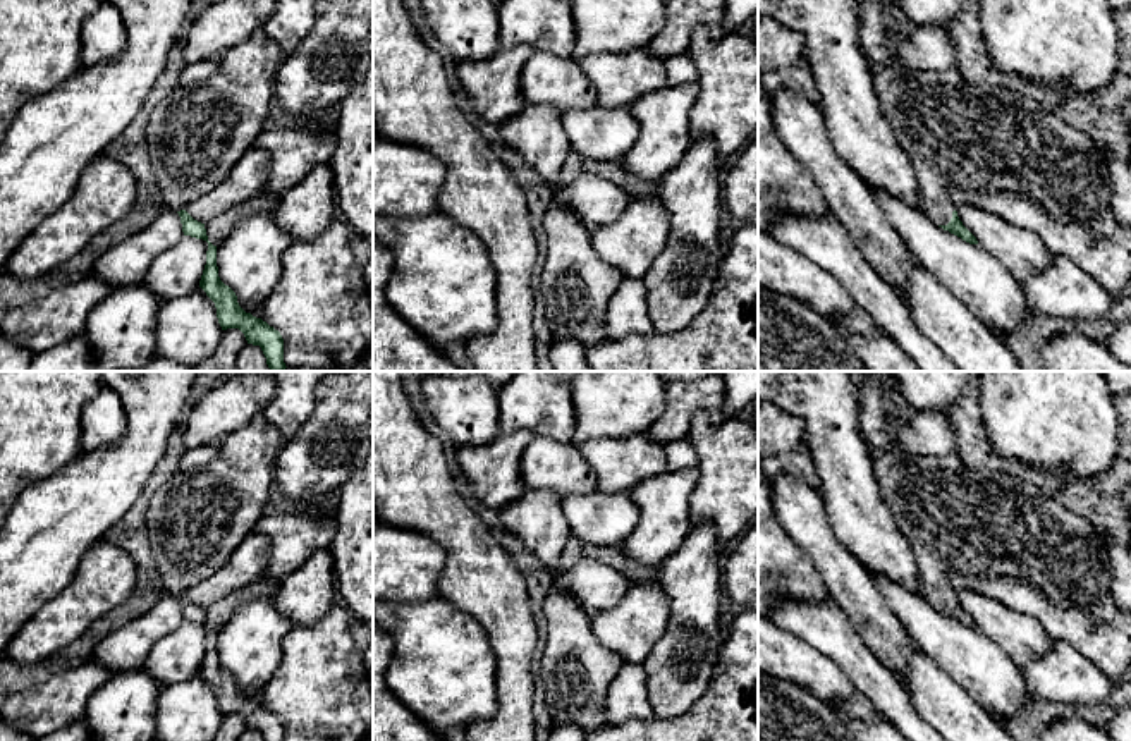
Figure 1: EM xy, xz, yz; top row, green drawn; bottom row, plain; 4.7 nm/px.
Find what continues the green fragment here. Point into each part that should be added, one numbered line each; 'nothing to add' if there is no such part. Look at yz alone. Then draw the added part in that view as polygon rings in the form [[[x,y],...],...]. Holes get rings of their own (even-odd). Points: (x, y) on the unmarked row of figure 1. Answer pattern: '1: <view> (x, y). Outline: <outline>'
1: yz (994, 533). Outline: [[[865,371],[858,387],[859,430],[870,454],[878,493],[890,511],[897,528],[911,543],[923,578],[925,598],[947,610],[961,590],[973,590],[999,600],[1011,610],[1040,622],[1048,640],[1071,645],[1091,660],[1110,681],[1131,681],[1131,615],[1112,602],[1107,586],[1107,543],[1098,538],[1088,519],[1069,511],[1057,493],[1043,493],[1030,481],[1011,473],[985,471],[921,471],[911,461],[899,440],[899,423],[890,413],[892,383],[885,371]]]

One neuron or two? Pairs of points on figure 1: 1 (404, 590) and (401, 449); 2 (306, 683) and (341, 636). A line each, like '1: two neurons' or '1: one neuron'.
1: two neurons
2: one neuron

